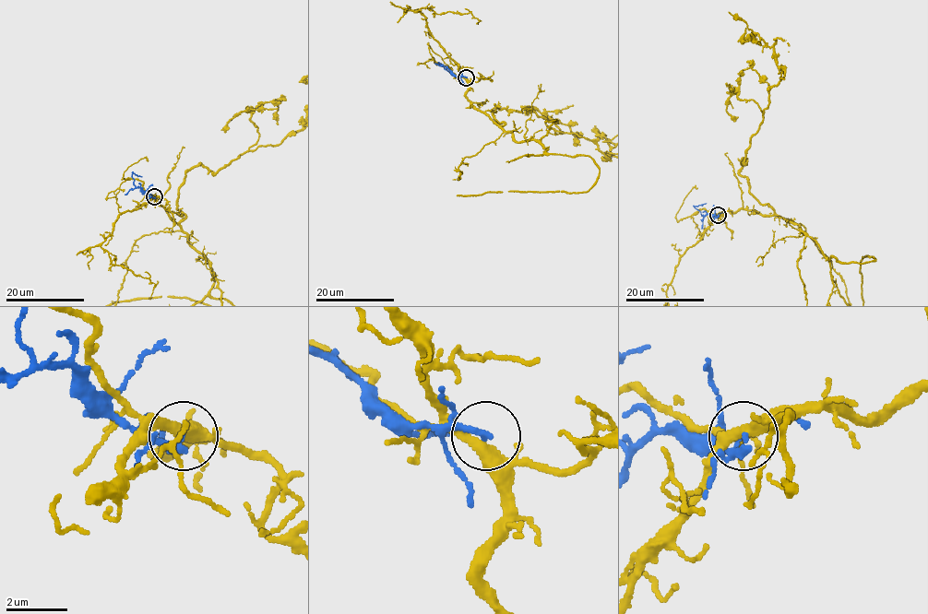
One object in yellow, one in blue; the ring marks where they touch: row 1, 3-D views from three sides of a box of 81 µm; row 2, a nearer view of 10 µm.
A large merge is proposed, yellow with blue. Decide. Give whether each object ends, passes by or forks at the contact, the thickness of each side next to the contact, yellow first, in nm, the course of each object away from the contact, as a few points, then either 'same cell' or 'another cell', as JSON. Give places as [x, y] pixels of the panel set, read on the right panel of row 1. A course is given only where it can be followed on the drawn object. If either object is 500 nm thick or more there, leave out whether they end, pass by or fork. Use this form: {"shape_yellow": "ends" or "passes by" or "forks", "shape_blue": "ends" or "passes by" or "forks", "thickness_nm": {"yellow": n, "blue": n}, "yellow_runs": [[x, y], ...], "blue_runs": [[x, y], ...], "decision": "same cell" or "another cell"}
{"shape_yellow": "passes by", "shape_blue": "ends", "thickness_nm": {"yellow": 380, "blue": 220}, "yellow_runs": [[718, 215], [775, 214], [800, 225], [828, 258], [875, 259], [860, 263], [863, 302]], "blue_runs": [[718, 215], [703, 216], [696, 208], [695, 206], [707, 203]], "decision": "another cell"}

